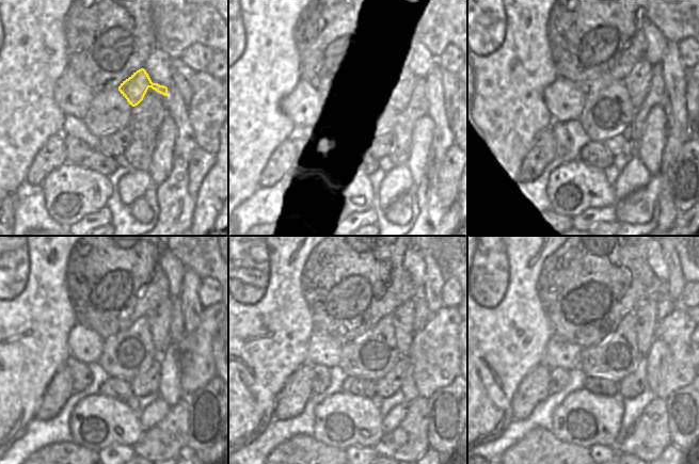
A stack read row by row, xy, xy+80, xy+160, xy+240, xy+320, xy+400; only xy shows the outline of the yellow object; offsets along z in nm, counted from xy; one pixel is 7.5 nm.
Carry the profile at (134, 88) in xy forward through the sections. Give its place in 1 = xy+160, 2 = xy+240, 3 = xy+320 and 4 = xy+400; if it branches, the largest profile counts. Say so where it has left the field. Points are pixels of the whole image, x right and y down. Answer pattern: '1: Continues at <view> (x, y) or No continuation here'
1: Continues at xy+160 (637, 82)
2: Continues at xy+240 (159, 319)
3: Continues at xy+320 (402, 316)
4: Continues at xy+400 (646, 320)

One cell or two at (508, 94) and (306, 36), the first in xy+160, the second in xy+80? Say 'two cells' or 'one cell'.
two cells

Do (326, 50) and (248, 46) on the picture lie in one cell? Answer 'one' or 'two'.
two

